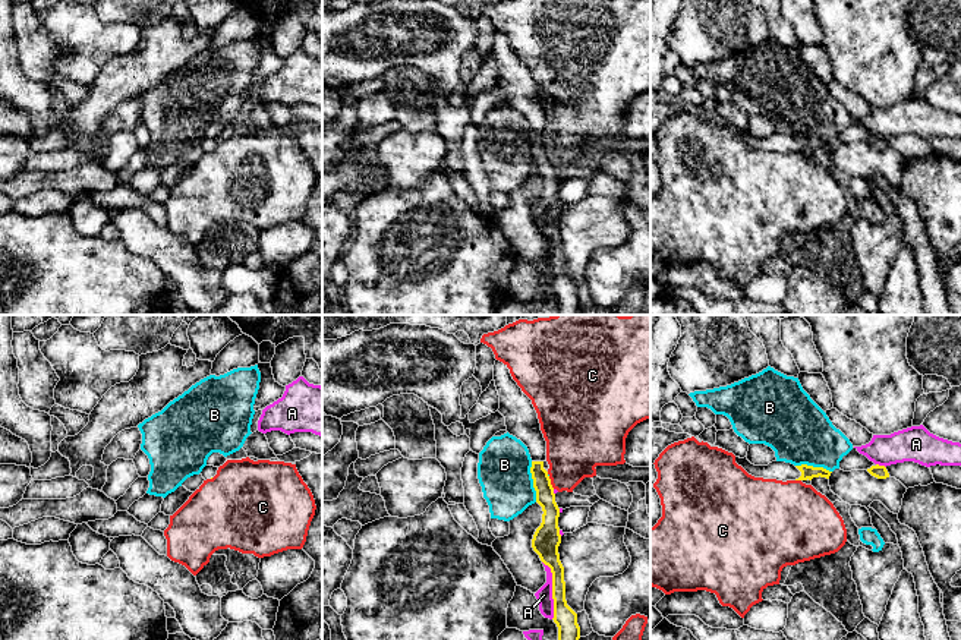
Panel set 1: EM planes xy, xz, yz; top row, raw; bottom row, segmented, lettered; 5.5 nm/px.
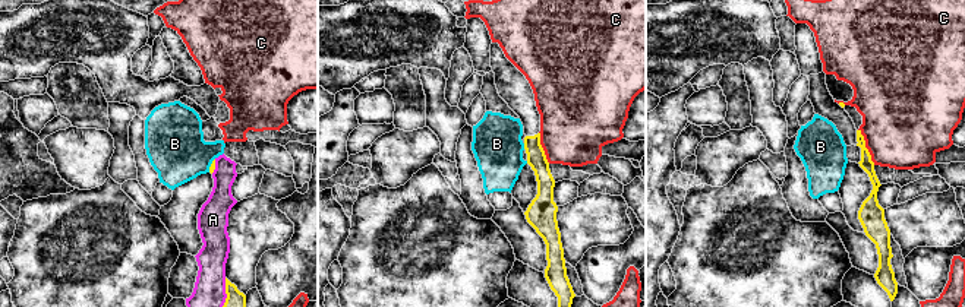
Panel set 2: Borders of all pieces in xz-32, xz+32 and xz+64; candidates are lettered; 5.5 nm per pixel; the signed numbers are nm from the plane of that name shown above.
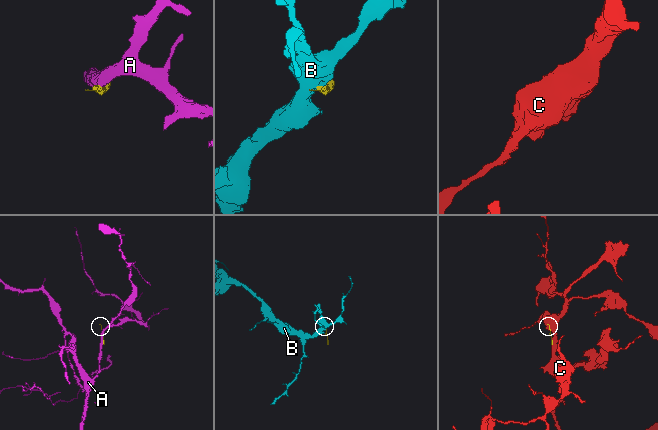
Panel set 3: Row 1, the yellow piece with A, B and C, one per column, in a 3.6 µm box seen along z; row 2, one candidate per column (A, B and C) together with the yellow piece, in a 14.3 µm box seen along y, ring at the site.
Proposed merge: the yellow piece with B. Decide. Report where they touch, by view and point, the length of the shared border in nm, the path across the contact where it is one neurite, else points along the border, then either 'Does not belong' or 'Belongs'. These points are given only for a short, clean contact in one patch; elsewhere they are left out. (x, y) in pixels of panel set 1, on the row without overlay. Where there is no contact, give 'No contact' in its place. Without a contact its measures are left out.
Touches yellow at xz (533, 154). Shared border 220 nm. Boundary: xz (531, 134), (531, 150), (536, 173). Does not belong

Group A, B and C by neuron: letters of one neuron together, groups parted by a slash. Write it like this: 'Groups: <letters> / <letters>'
Groups: A / B / C

